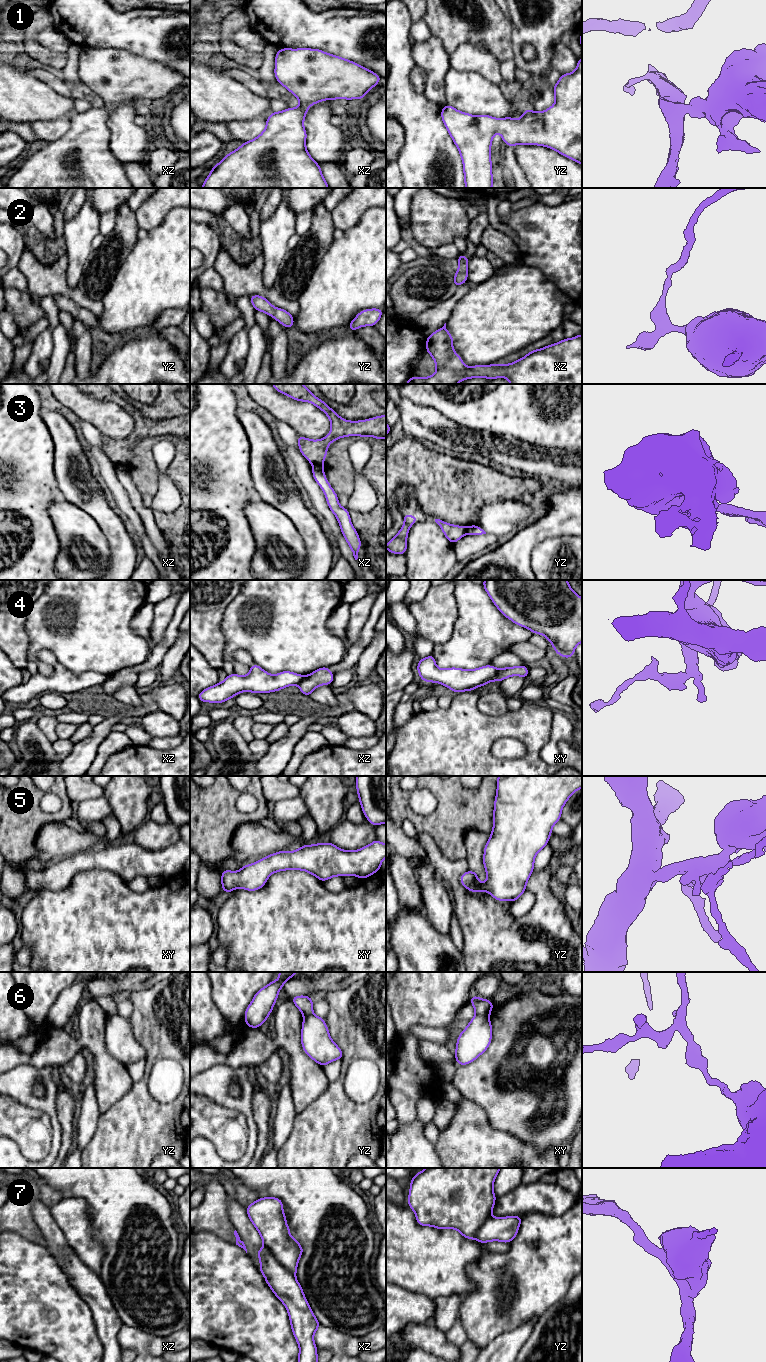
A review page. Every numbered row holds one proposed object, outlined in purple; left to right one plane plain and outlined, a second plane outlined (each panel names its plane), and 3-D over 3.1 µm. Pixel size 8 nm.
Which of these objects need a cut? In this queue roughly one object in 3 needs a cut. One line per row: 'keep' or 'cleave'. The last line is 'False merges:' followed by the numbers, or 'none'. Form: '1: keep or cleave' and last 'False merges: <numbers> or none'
1: keep
2: keep
3: cleave
4: cleave
5: keep
6: cleave
7: keep
False merges: 3, 4, 6

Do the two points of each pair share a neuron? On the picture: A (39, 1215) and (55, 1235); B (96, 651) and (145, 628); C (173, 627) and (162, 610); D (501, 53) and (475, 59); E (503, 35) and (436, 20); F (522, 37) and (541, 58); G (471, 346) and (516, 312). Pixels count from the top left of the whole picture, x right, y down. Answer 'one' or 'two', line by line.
A: one
B: two
C: two
D: two
E: one
F: one
G: one

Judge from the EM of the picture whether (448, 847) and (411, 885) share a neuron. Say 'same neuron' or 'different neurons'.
different neurons

